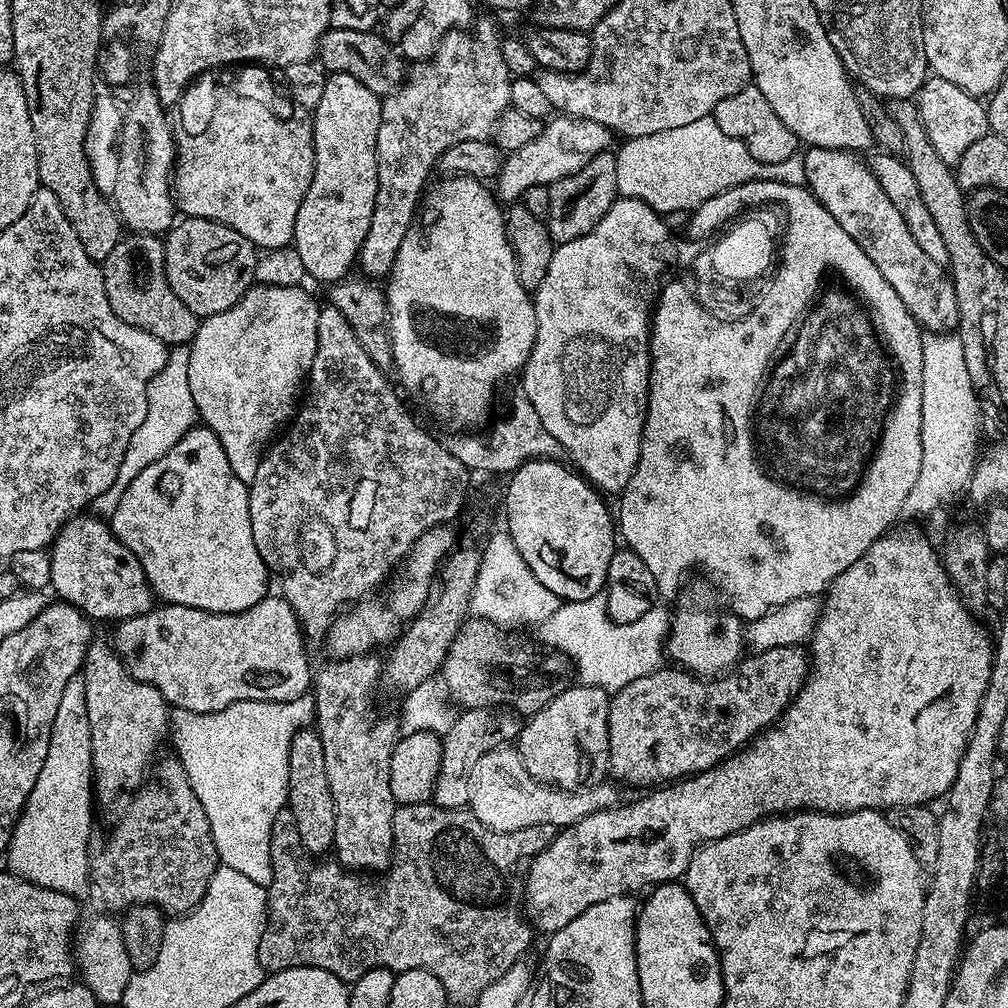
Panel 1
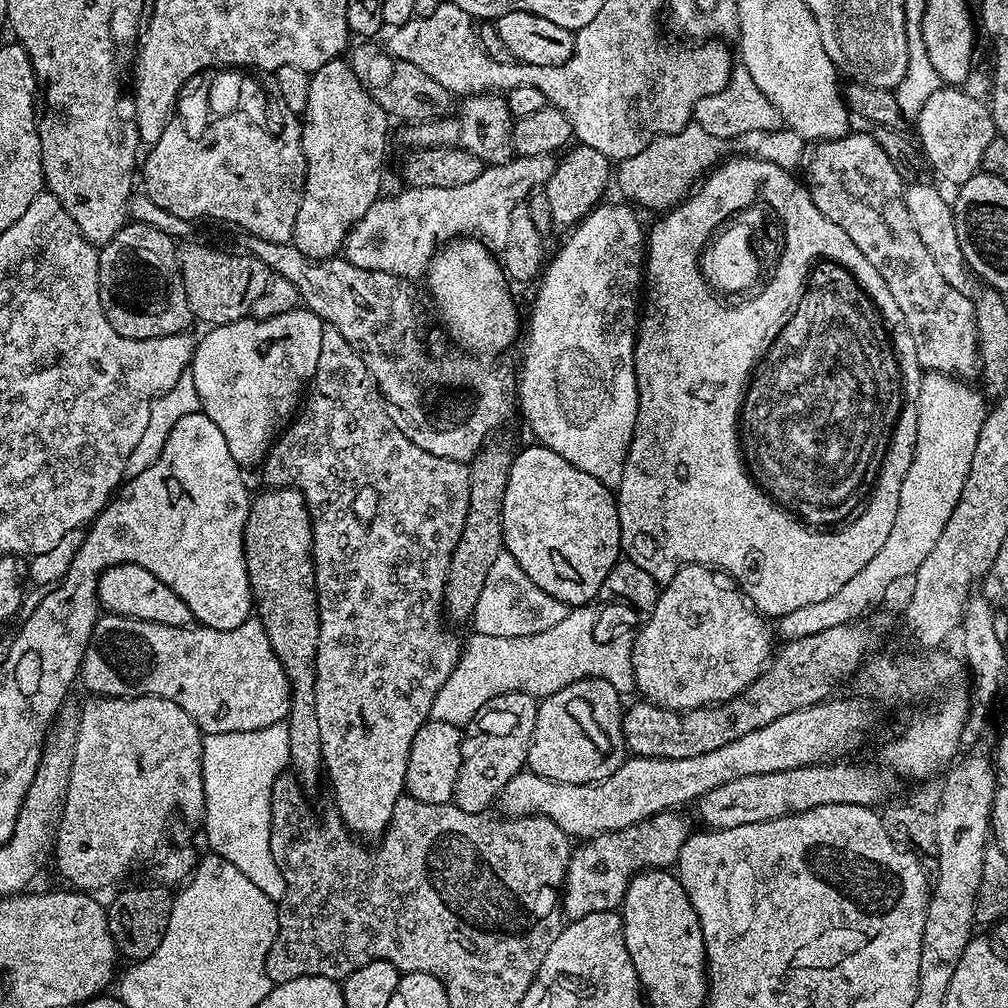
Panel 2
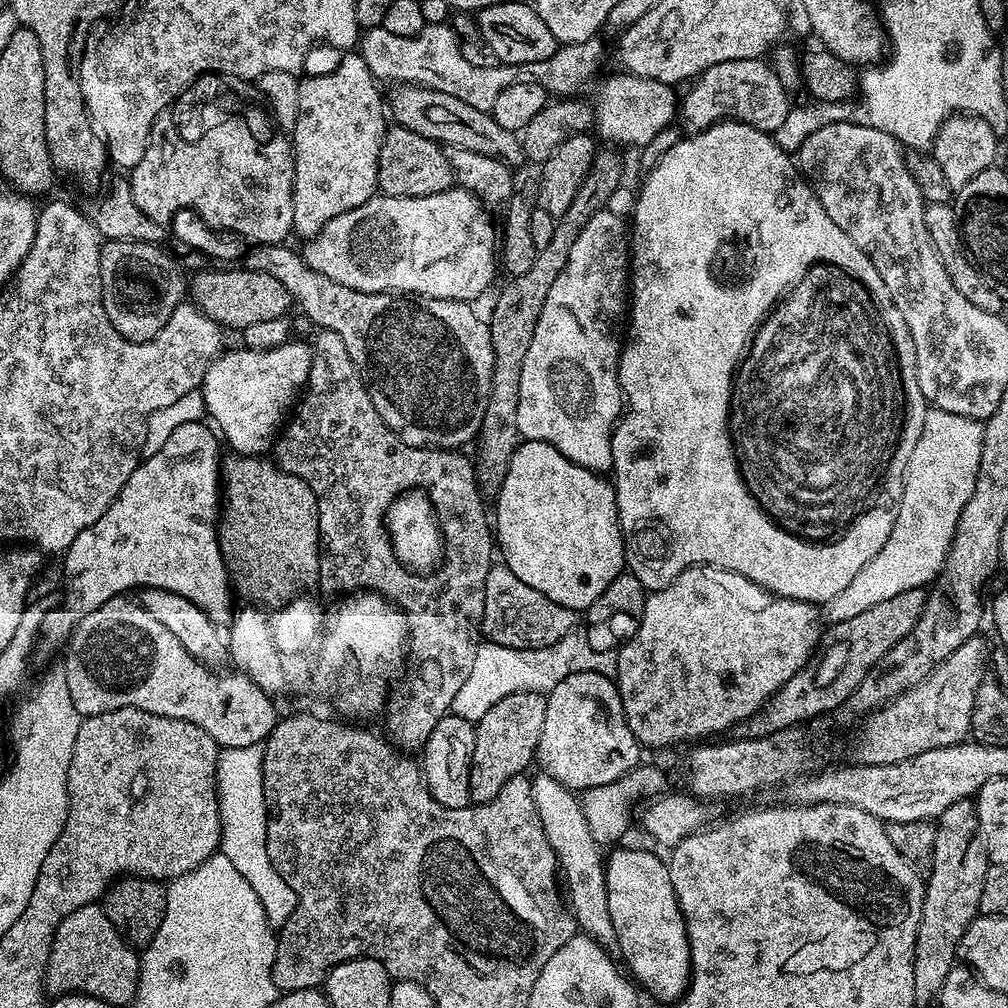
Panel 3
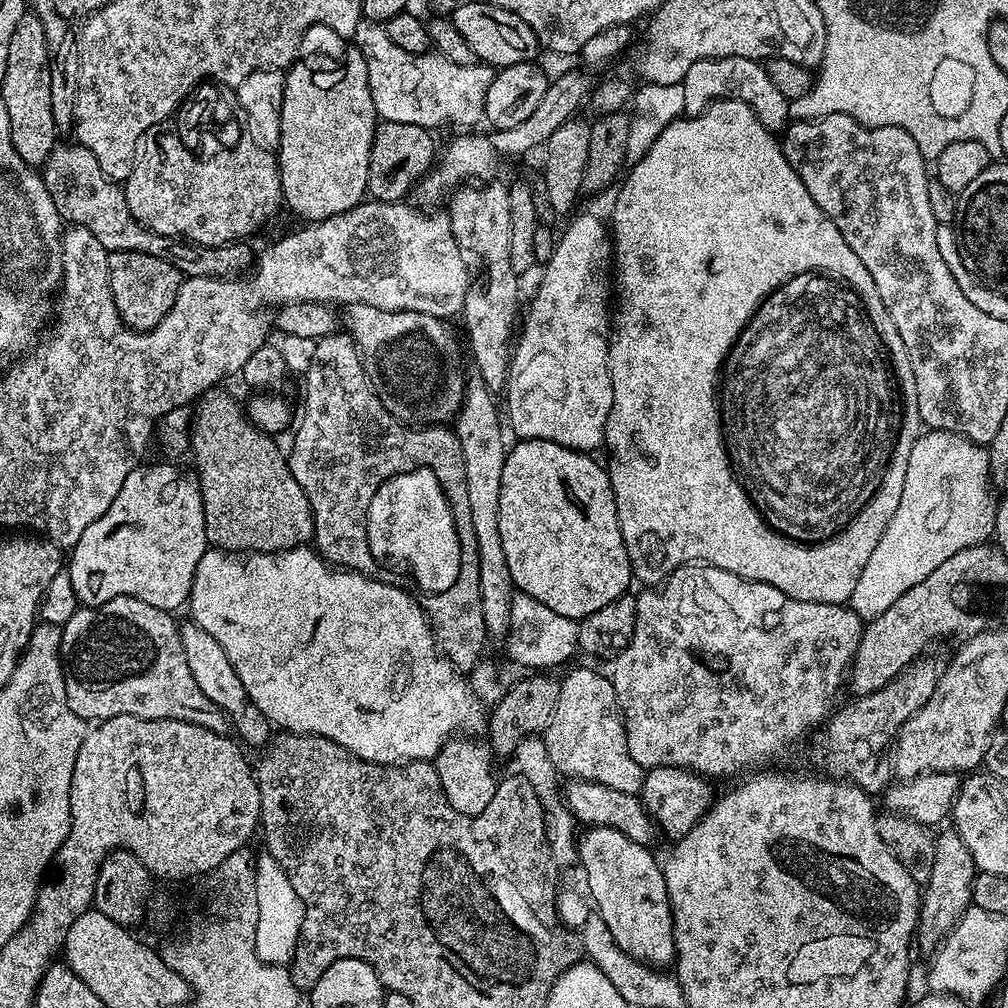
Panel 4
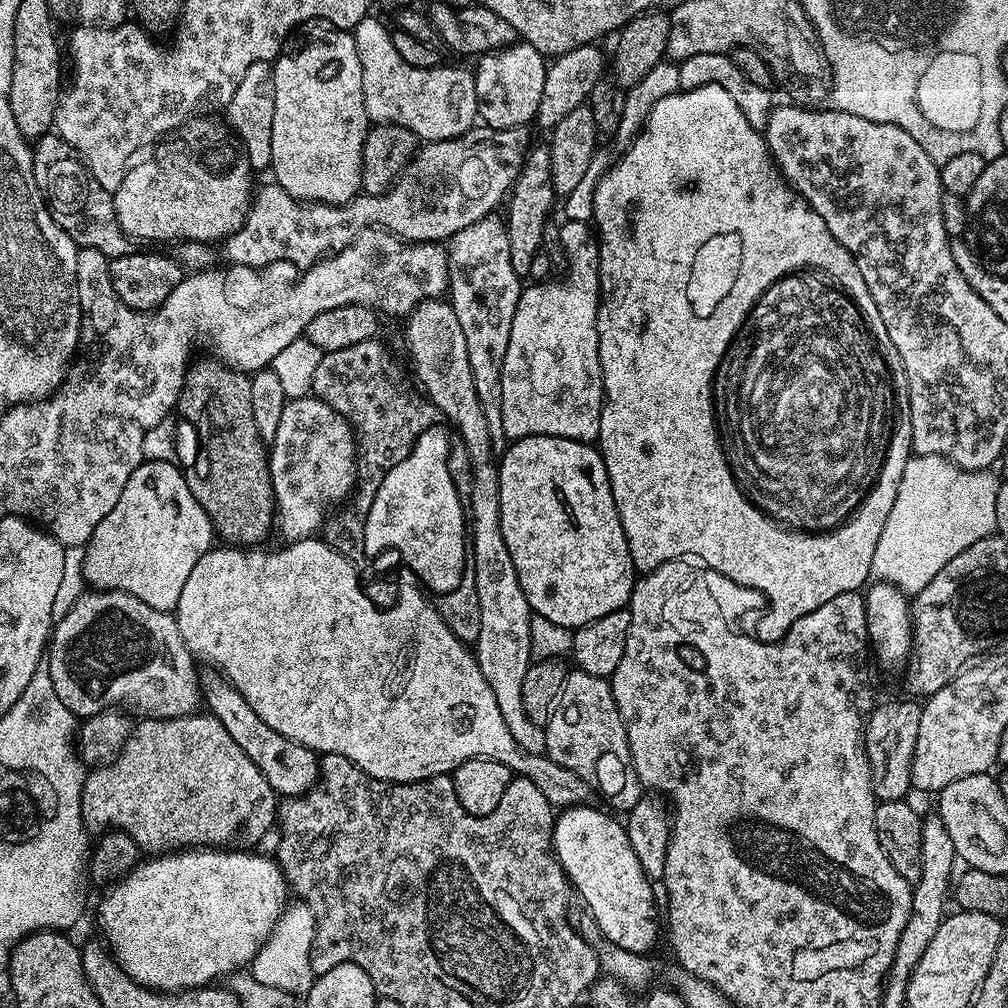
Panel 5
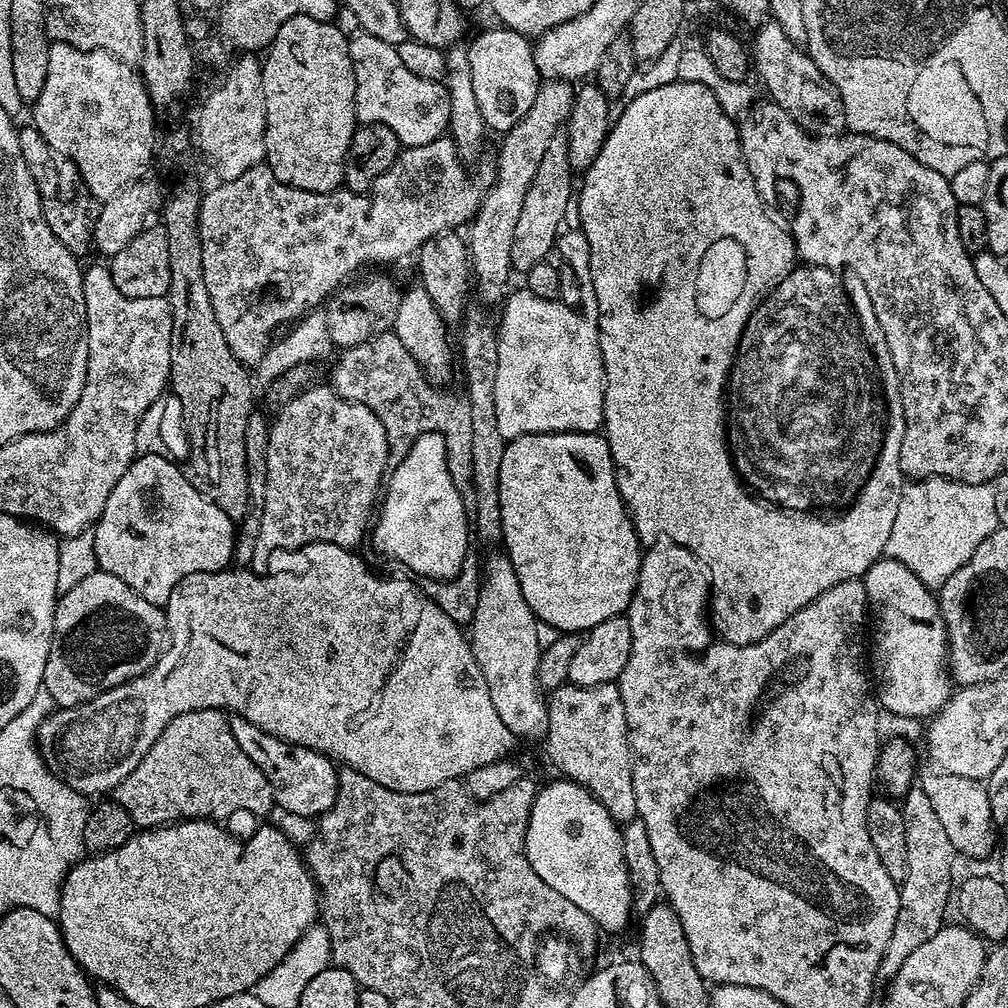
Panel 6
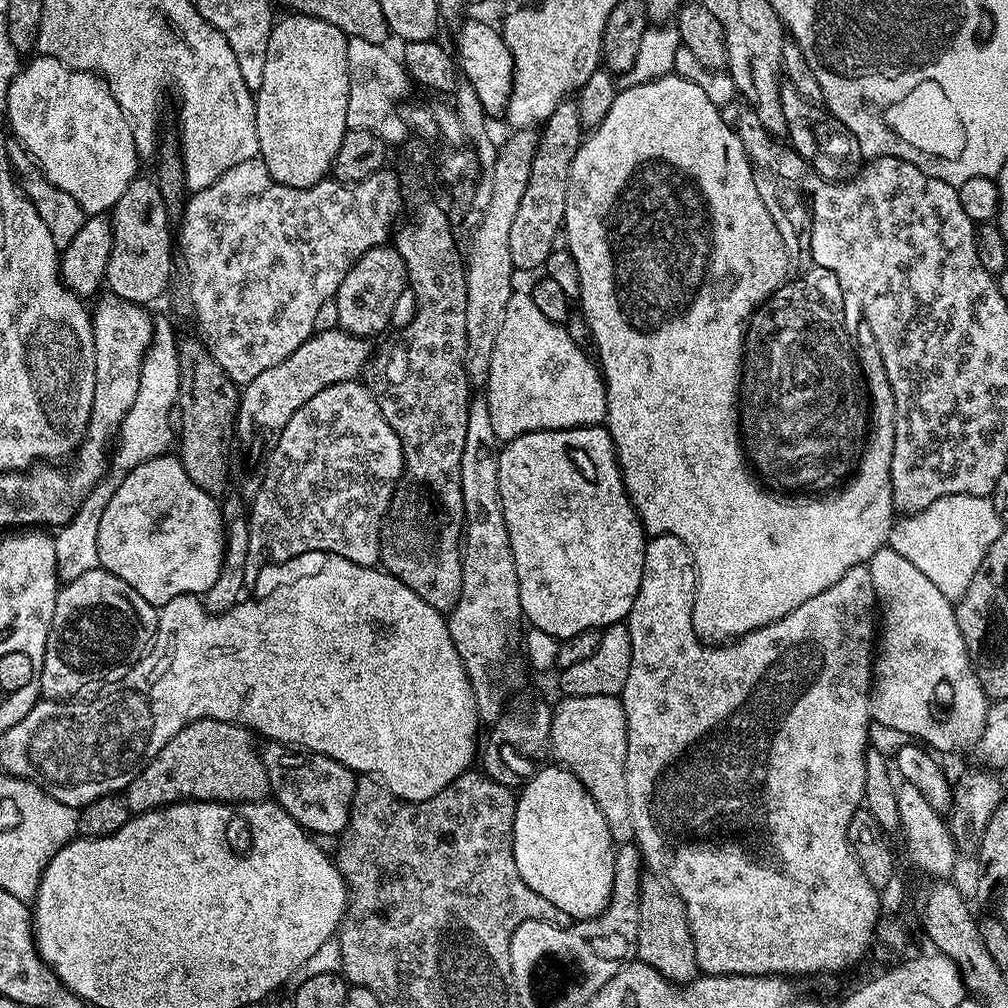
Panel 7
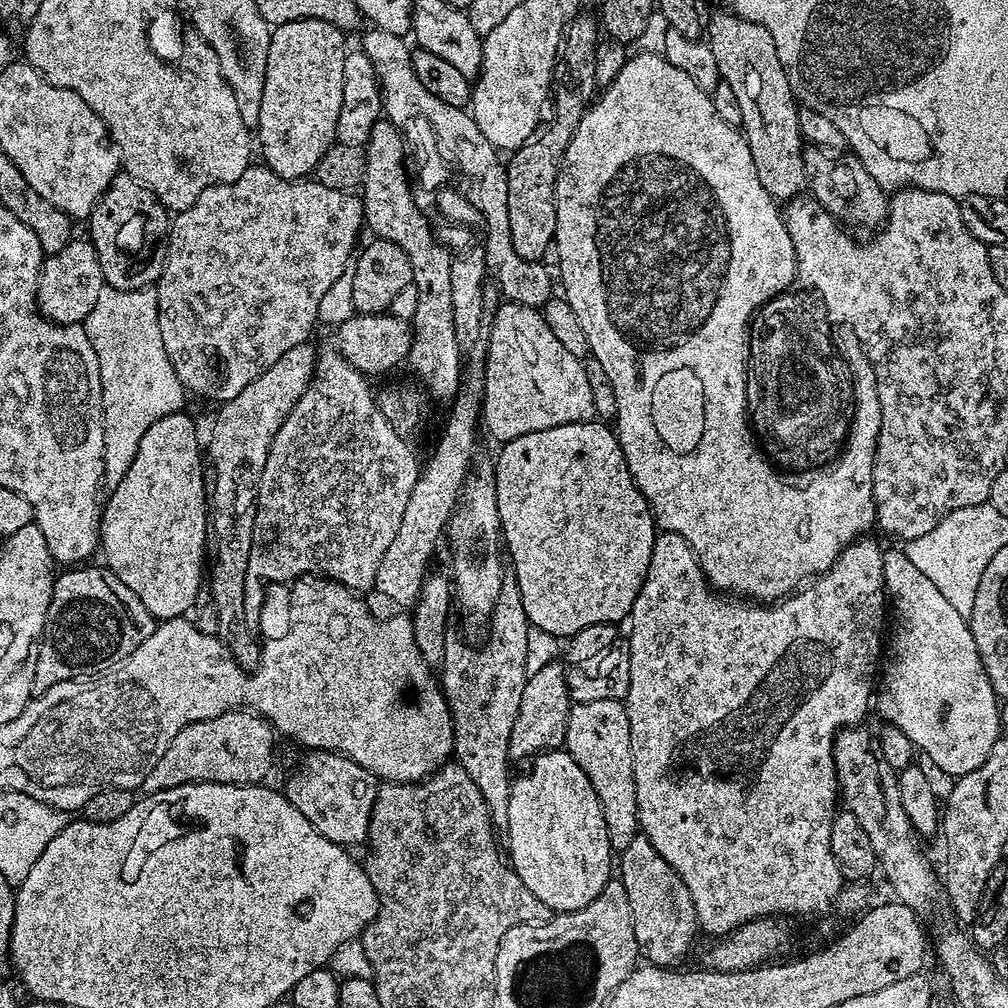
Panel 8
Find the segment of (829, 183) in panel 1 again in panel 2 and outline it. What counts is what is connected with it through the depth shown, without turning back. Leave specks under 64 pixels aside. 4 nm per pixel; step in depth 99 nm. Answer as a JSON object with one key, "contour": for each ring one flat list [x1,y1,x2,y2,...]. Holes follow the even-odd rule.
{"contour":[[852,130,842,138,813,143,807,149,803,172,802,180,812,195,814,206,818,206,818,210,822,210,830,222,838,222,838,226,850,234,850,242,854,242,854,246,866,254,866,262,870,262,870,266,882,274,882,282,890,286,890,294,894,294,894,302,898,302,898,310,902,310,902,318,906,318,910,326,921,369,942,372,953,378,968,378,975,368,977,371,982,361,975,303,969,297,958,294,958,290,954,290,954,286,942,278,934,258,930,258,930,250,926,250,922,238,918,238,918,230,914,230,910,210,904,201,906,183,874,136,868,132]]}

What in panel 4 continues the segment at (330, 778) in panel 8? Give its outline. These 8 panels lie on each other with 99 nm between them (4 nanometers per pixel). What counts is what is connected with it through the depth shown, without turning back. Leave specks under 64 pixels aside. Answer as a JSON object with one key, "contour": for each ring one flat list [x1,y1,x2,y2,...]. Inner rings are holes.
{"contour":[[191,622,180,624,180,641,186,654,186,666,190,666,190,674,194,674,198,690,202,690,202,694,206,694,206,698,210,698,210,702,214,702,216,708,224,711,231,727,233,729,236,727,235,735,249,749,250,747,263,749,270,740,270,735,268,736,270,721,260,713,258,706,252,704,252,699,246,694,246,686,242,686,242,678,238,678,234,666,230,666,230,658,226,658,226,650,222,650,222,646,218,646,218,642,214,642,214,638,202,626]]}

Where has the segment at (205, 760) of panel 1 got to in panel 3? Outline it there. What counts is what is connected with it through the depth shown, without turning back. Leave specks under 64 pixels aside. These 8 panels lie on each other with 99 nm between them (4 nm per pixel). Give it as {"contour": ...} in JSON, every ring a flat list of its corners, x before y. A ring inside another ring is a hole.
{"contour":[[261,745,238,746,223,749,216,767,216,797,220,803,220,847,219,851,237,868,238,874,250,882,262,910,266,910,268,923,283,926,294,914,296,895,271,854,266,850,266,826,268,806,264,803,264,787,260,767,264,761]]}

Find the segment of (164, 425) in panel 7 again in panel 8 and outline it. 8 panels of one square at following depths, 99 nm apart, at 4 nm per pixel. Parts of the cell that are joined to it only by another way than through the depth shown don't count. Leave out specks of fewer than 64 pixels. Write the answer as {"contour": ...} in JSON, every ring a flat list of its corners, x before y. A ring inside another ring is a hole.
{"contour":[[105,286,98,290,98,302,94,302,94,310,90,310,82,327,94,346,100,367,100,406,104,434,102,484,105,489,111,490,118,486,118,482,122,482,122,478,126,478,126,470,130,470,130,462,134,462,134,454,138,454,138,442,142,442,142,434,146,434,146,430,150,430,150,426,154,426,158,418,166,418,185,407,186,390,178,374,174,374,174,366,170,366,166,346,162,346,162,330,158,330,158,298,155,287,118,290]]}

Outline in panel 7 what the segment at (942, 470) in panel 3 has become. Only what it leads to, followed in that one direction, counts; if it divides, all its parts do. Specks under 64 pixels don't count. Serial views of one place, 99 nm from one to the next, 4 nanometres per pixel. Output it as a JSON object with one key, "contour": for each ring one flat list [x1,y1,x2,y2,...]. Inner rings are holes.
{"contour":[[950,494,938,498,921,512,897,519,893,523,891,534,888,535,887,547,898,550,902,558,914,562,914,566,918,566,918,570,922,570,922,574,926,574,926,578,930,578,930,582,934,582,934,586,938,586,938,590,942,590,948,600,955,602,962,598,962,594,966,594,966,586,970,586,970,582,974,582,974,578,982,571,990,546,998,542,1000,533,1005,531,1005,528,1006,525,994,510,991,498,974,494]]}

